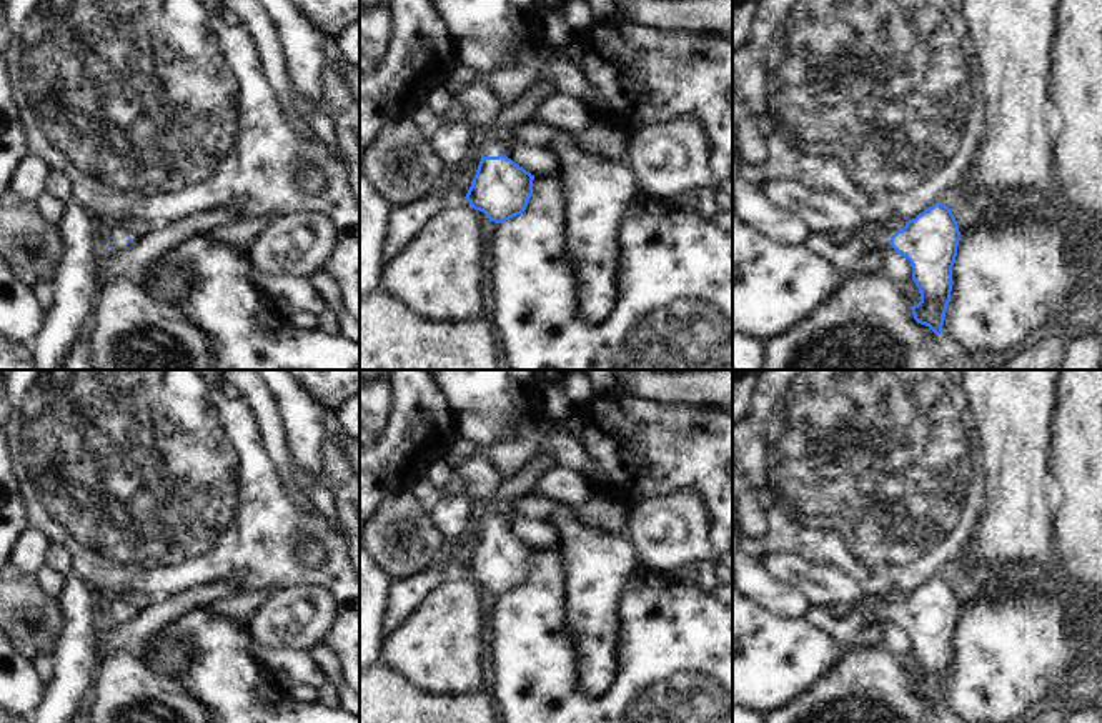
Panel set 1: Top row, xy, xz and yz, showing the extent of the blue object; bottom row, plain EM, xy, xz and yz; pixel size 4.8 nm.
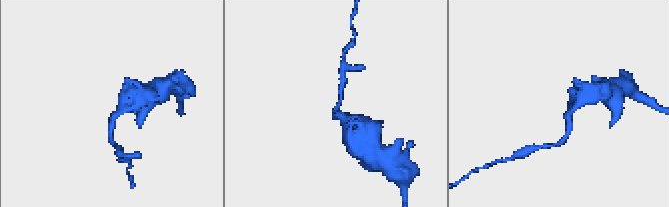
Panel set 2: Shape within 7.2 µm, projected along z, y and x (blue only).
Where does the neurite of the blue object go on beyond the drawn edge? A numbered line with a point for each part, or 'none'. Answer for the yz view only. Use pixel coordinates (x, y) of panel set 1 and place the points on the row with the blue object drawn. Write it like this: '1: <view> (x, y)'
1: yz (876, 237)

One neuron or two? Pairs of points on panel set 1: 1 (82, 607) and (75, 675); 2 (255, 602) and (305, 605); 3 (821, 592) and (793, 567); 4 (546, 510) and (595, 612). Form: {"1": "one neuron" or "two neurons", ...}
{"1": "one neuron", "2": "two neurons", "3": "one neuron", "4": "one neuron"}

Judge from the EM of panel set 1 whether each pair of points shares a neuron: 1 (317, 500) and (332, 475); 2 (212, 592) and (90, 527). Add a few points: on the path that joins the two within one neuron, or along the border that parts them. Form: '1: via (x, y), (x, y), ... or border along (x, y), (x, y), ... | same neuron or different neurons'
1: border along (320, 478), (332, 497), (333, 513), (338, 522) | different neurons
2: border along (238, 592), (232, 582), (210, 582), (163, 597) | different neurons

